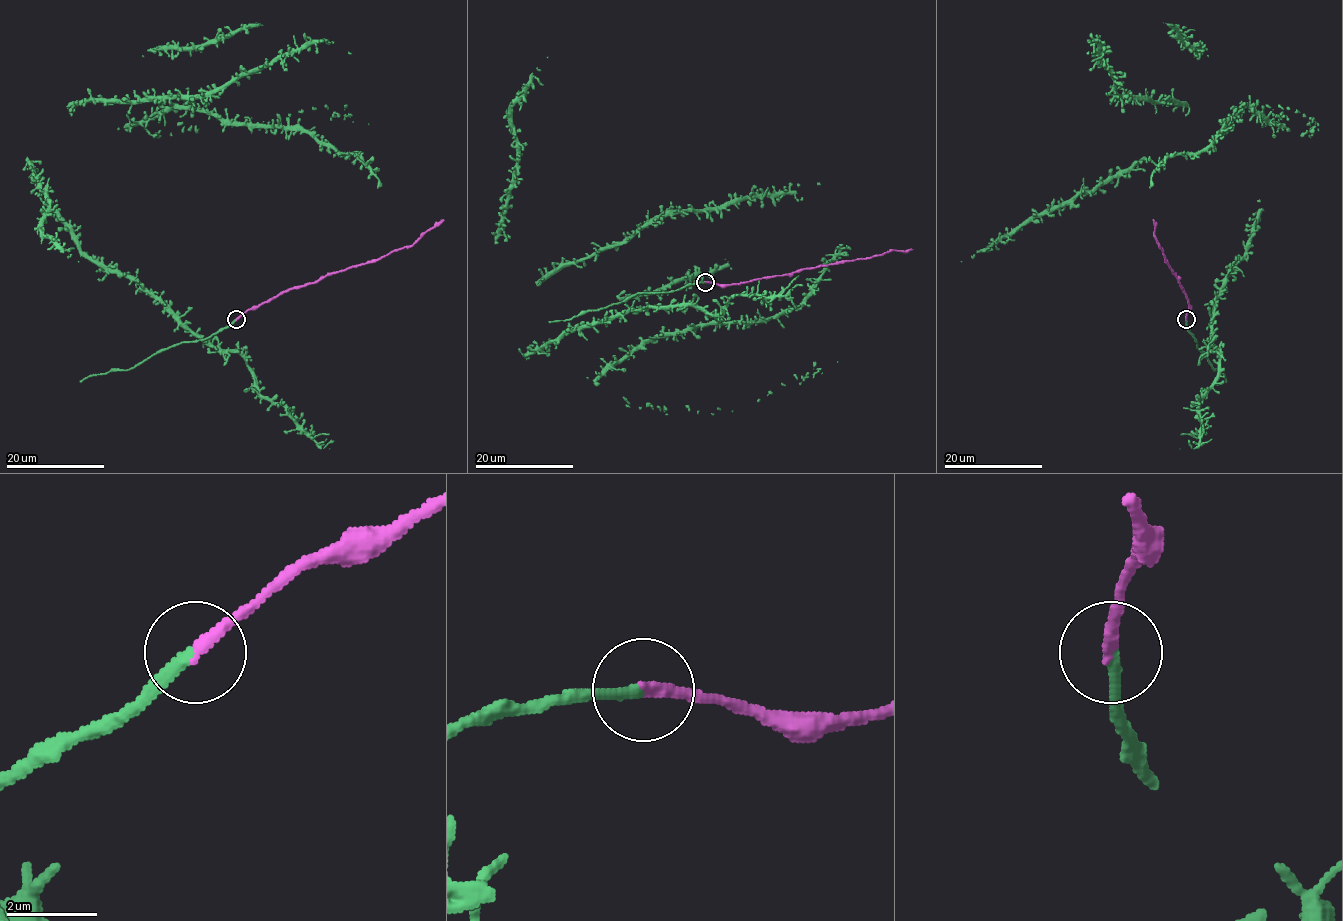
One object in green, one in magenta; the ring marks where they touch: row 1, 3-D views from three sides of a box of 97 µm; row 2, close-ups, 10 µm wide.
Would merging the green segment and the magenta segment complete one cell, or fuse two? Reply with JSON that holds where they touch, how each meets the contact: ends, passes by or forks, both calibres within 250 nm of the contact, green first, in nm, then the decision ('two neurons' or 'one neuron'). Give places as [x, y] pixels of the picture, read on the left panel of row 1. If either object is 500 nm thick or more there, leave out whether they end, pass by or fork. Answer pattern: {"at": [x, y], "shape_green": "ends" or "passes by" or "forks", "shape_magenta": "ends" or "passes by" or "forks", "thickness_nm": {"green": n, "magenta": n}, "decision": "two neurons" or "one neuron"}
{"at": [236, 319], "shape_green": "ends", "shape_magenta": "ends", "thickness_nm": {"green": 280, "magenta": 260}, "decision": "one neuron"}

